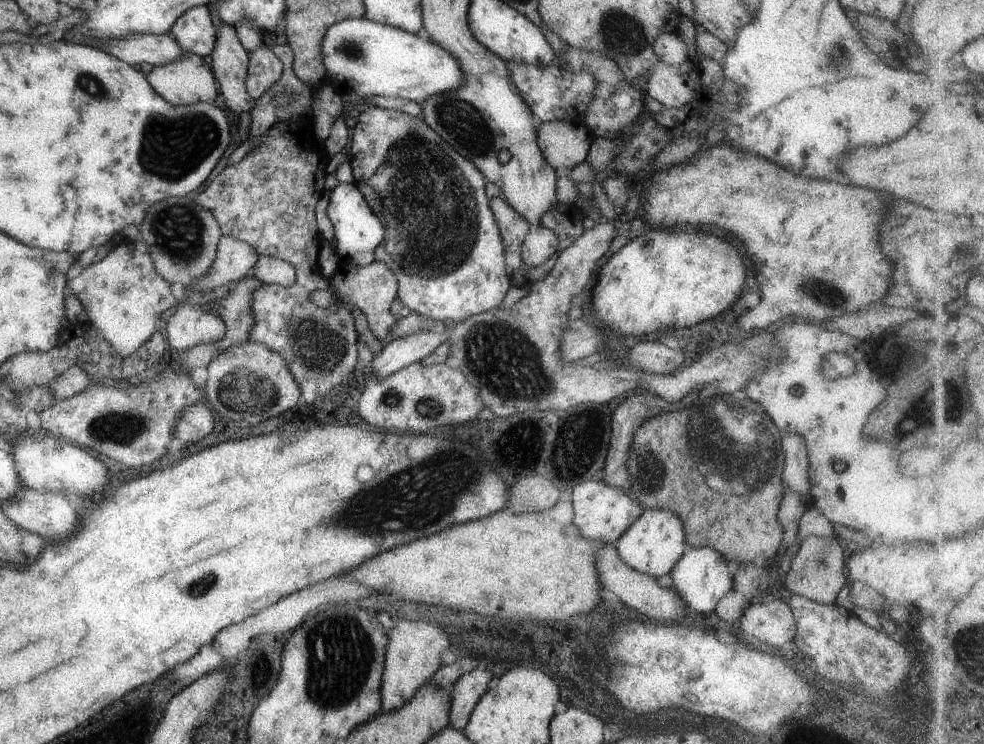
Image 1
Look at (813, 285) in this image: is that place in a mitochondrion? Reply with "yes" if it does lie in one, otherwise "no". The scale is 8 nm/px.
yes

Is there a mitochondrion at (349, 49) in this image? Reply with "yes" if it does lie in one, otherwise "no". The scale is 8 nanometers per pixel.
yes

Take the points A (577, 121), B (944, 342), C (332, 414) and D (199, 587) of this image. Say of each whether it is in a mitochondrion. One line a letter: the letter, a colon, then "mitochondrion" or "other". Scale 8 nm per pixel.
A: other
B: other
C: other
D: mitochondrion

